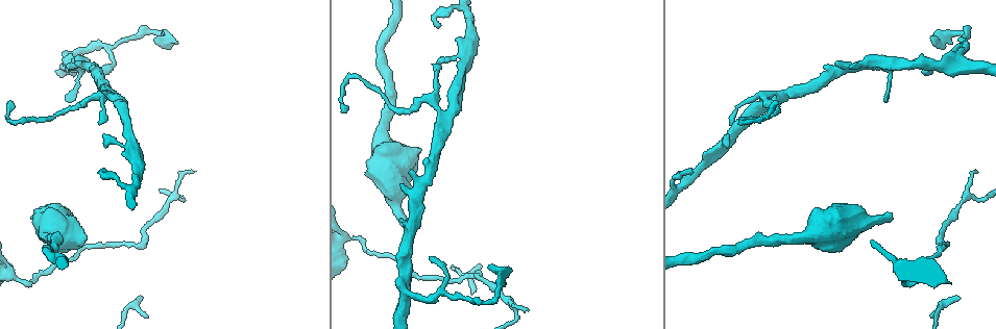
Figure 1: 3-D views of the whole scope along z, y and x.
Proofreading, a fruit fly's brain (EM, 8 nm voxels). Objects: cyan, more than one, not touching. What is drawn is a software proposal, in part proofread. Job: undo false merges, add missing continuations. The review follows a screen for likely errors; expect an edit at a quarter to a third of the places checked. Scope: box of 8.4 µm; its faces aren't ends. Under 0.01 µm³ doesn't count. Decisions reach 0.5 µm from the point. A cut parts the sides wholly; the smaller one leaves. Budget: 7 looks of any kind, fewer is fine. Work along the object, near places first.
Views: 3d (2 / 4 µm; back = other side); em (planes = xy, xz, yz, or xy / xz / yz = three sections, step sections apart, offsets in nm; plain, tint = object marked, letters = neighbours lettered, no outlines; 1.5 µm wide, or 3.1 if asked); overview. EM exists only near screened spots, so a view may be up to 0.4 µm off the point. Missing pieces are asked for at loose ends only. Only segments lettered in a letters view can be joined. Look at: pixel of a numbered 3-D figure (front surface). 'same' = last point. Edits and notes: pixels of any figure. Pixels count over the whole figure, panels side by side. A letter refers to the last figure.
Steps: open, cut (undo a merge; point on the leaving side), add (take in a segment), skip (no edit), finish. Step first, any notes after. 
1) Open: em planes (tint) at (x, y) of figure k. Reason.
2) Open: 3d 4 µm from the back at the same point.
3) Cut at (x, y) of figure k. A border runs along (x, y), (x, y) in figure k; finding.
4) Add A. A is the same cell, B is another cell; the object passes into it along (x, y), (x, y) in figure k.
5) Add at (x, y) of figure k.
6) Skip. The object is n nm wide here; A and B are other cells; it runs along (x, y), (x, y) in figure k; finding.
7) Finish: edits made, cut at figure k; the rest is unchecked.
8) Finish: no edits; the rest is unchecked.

Open: em planes (letters) at (527, 309) of figure 1. An open end.

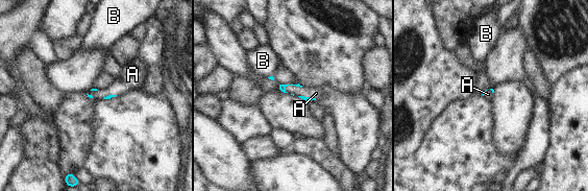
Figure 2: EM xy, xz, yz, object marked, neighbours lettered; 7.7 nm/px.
Add A. The longest contact is with A, 150 nm; A is the same cell, B is another cell; the object passes into it along (282, 87), (292, 85), (316, 93) in figure 2; the neuron continues.

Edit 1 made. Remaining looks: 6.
Open: em planes (tint) at (479, 277) of figure 1. Sharp bend.

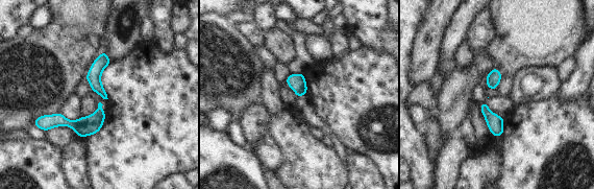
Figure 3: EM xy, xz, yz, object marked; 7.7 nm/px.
Open: em planes (letters) at the same point.

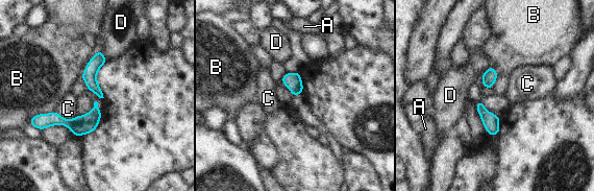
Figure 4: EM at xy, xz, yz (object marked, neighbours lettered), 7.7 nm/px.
Skip. The object is 100 nm wide here; A, B, C and D are other cells; a border runs along (98, 49), (107, 61) in figure 4; continuous, no second neuron.

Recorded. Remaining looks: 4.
Open: 3d 4 µm at (891, 214) of figure 1. An open end.

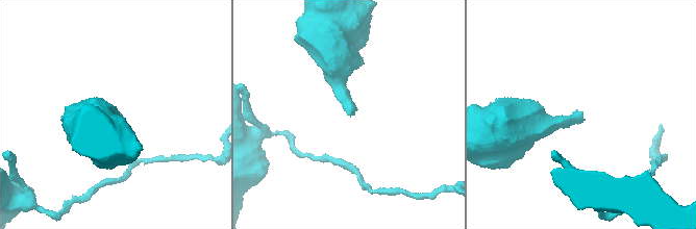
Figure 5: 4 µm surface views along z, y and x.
Open: em planes (letters) at (582, 113) of figure 5.

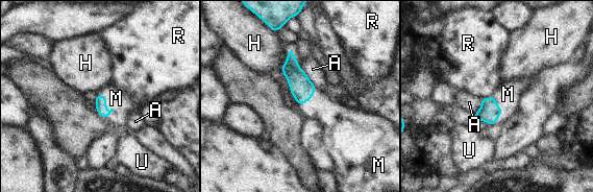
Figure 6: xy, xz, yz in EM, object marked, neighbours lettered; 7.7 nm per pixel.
Add M. M is the same cell, A, H, R and U are other cells; the object passes into it along (100, 99), (105, 104), (124, 105) in figure 6; it goes on there.

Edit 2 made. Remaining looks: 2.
Finish: edits made, add at figure 2, add at figure 6; the rest is unchecked.

